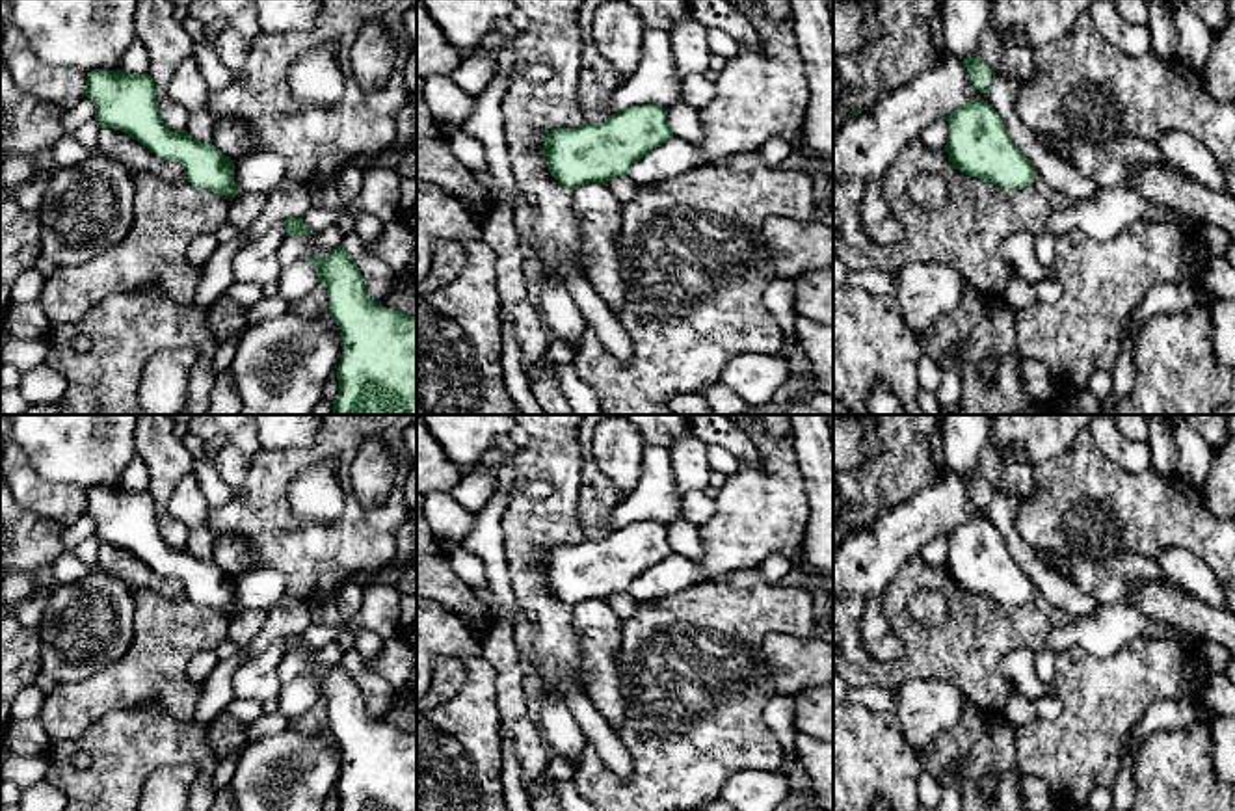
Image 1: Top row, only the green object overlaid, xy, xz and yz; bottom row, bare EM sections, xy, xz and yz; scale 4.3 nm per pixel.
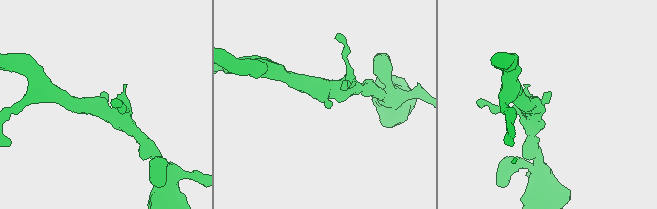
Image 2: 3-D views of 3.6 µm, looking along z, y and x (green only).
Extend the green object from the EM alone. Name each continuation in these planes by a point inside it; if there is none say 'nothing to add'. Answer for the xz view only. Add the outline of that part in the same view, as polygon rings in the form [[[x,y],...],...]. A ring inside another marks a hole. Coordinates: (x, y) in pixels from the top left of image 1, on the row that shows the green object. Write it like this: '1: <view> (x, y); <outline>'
nothing to add

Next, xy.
nothing to add

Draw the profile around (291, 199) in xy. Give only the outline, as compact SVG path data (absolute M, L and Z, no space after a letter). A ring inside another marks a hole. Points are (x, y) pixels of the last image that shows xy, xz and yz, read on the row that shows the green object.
M285 177L277 188L268 193L260 216L251 225L238 231L234 240L219 244L208 259L192 307L208 309L236 283L232 275L232 259L246 242L262 236L285 219L305 216L311 206L311 186Z

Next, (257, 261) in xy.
M279 223L262 236L246 242L232 259L234 281L260 286L277 283L283 270L277 251L285 238L286 229Z

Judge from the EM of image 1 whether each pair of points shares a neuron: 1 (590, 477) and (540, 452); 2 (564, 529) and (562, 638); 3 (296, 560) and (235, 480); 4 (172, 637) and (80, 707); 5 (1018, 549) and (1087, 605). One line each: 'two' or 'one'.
1: two
2: one
3: two
4: one
5: one

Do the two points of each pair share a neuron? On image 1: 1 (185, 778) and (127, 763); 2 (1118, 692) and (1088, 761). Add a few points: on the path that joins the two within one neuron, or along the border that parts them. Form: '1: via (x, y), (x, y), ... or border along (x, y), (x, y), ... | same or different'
1: border along (199, 765), (190, 761), (159, 767), (140, 791) | different
2: via (1102, 709), (1088, 735), (1088, 744) | same

